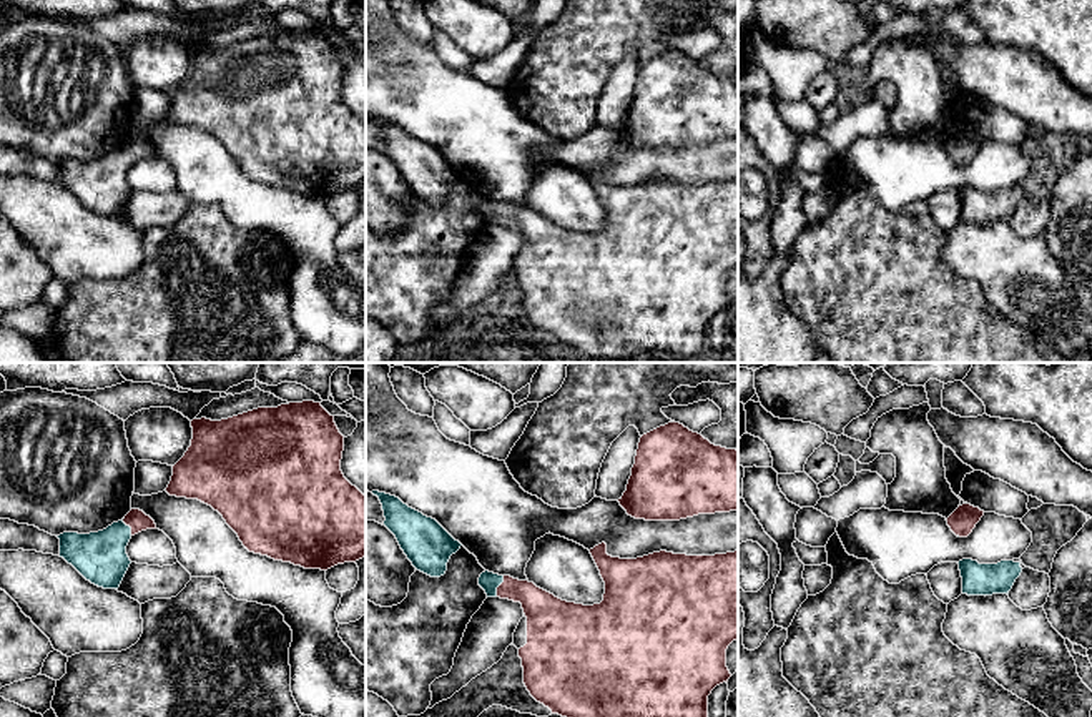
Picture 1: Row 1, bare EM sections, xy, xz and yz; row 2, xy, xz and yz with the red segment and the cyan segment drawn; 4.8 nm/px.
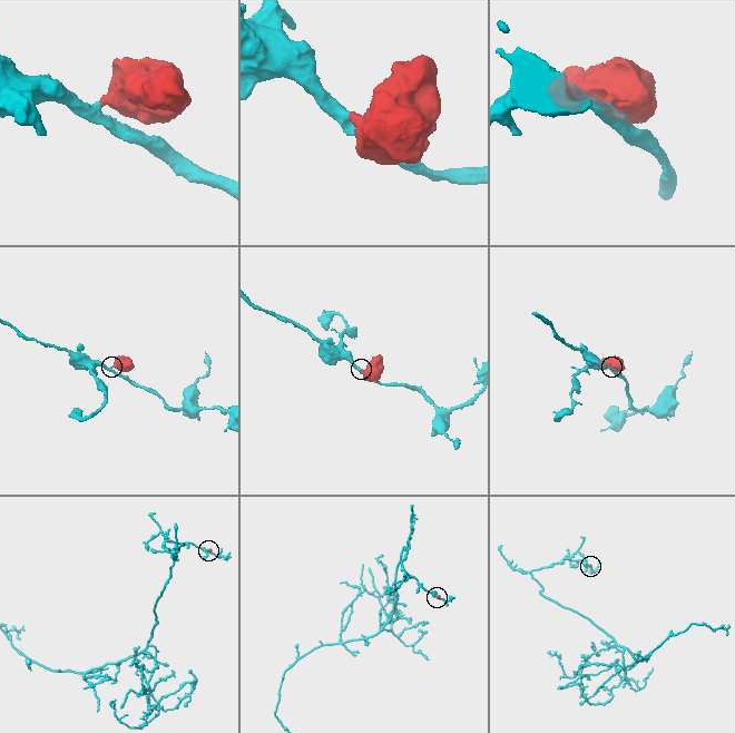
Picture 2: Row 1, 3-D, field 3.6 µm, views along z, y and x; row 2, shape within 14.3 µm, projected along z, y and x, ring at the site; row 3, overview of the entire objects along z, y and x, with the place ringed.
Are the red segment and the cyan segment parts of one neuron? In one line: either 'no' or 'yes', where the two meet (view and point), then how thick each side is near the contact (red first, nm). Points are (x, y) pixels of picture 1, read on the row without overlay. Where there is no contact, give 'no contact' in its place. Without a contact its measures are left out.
yes | xz (499, 213) | 180/90 nm

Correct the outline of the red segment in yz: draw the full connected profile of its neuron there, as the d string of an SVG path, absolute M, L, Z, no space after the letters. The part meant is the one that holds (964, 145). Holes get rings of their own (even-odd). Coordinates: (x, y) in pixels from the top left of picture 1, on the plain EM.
M962 131L946 148L956 163L967 165L982 143L984 138L981 138L979 135Z

